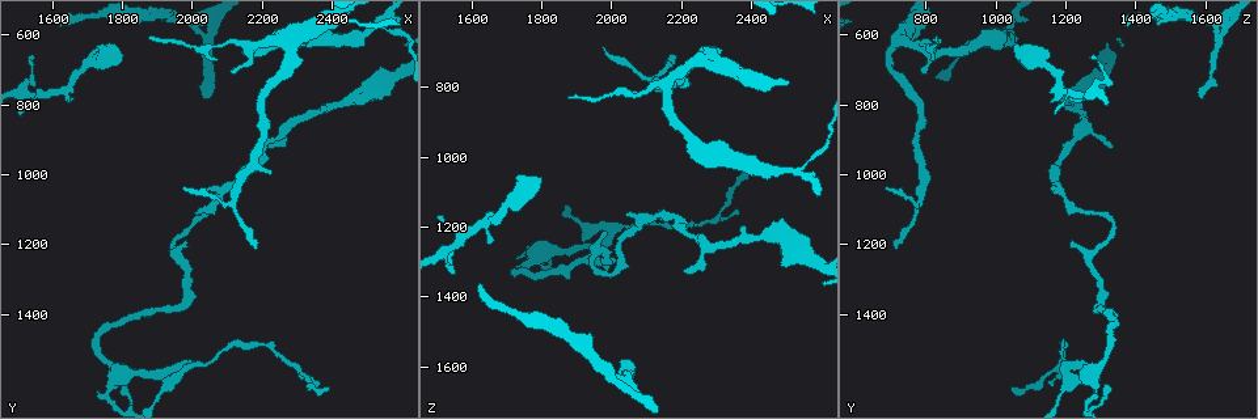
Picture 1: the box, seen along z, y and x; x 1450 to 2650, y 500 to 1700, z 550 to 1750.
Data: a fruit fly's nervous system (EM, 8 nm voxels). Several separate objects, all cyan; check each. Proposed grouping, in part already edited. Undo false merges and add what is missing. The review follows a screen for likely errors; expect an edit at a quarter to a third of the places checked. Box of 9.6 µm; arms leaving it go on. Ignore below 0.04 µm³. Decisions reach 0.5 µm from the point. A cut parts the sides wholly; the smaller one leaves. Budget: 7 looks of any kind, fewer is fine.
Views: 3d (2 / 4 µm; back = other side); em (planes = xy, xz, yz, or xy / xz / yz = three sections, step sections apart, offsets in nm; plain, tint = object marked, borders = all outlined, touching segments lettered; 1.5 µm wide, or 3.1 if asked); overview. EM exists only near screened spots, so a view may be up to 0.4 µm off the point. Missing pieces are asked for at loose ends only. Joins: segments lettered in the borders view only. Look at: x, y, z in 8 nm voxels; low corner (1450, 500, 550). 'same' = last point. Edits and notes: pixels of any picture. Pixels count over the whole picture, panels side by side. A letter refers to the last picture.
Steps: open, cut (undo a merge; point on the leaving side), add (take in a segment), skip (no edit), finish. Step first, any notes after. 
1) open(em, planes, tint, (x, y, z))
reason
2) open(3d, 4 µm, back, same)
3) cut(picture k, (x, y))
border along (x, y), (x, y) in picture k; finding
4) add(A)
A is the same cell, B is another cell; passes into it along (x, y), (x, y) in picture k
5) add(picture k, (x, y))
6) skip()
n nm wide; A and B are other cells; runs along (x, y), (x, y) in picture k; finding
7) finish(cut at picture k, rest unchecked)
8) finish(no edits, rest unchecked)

open(em, xz, step 4, borders, (2180, 1220, 710))

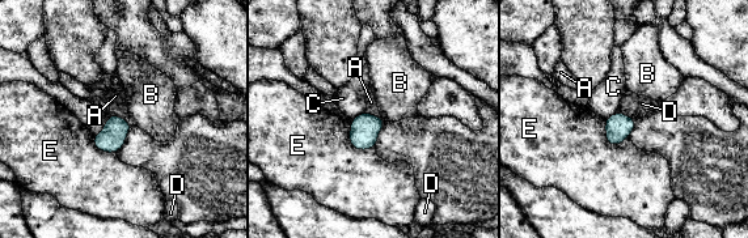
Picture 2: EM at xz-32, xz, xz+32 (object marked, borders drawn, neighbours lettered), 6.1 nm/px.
open(em, yz, step 8, borders, same)
another direction

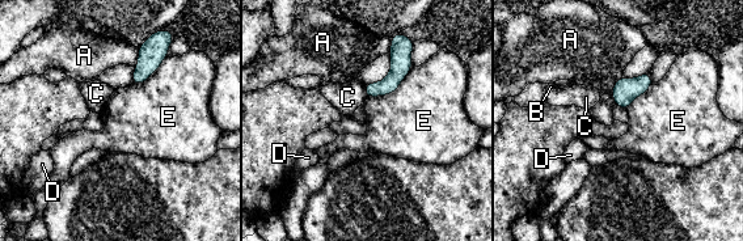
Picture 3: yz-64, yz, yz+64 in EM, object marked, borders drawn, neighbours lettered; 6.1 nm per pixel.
skip()
110 nm wide; E touches over 340 nm; A, B, C, D and E are other cells; no lettered segment goes on from it

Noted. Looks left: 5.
open(em, xy, step 4, borders, (2390, 1600, 1040))
free end

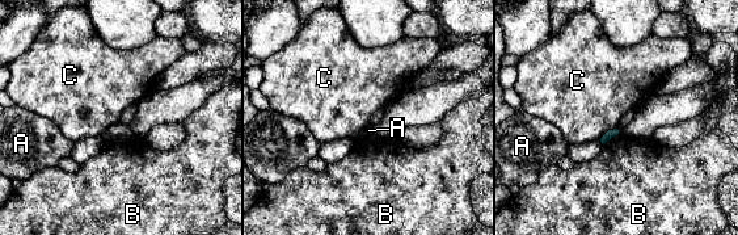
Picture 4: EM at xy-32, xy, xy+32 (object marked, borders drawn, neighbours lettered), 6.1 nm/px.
skip()
A, B and C are other cells; none of them fits

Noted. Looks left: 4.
open(3d, 4 µm, (2030, 780, 1590))
an open end

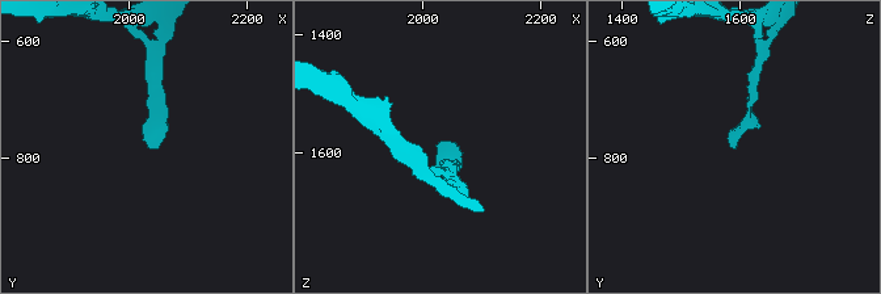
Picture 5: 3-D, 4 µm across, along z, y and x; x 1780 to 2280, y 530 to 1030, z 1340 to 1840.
open(em, planes, plain, (2025, 780, 1580))

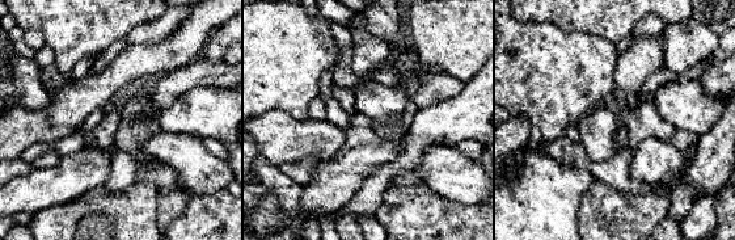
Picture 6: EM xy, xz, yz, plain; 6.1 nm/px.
open(em, planes, borders, same)

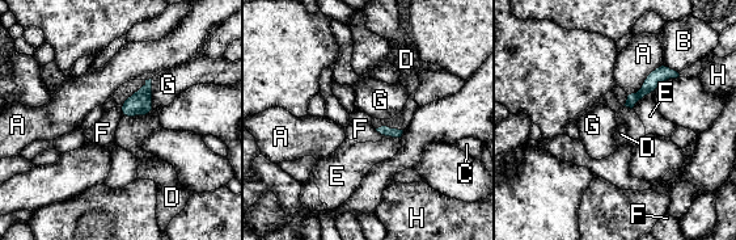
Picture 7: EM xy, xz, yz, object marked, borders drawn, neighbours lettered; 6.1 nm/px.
add(D)
D is the same cell, A, B, C, E, F, G and H are other cells; passes into it along (384, 130), (389, 127), (401, 121) in picture 7; it goes on there

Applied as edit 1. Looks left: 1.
finish(add at picture 7, rest unchecked)

